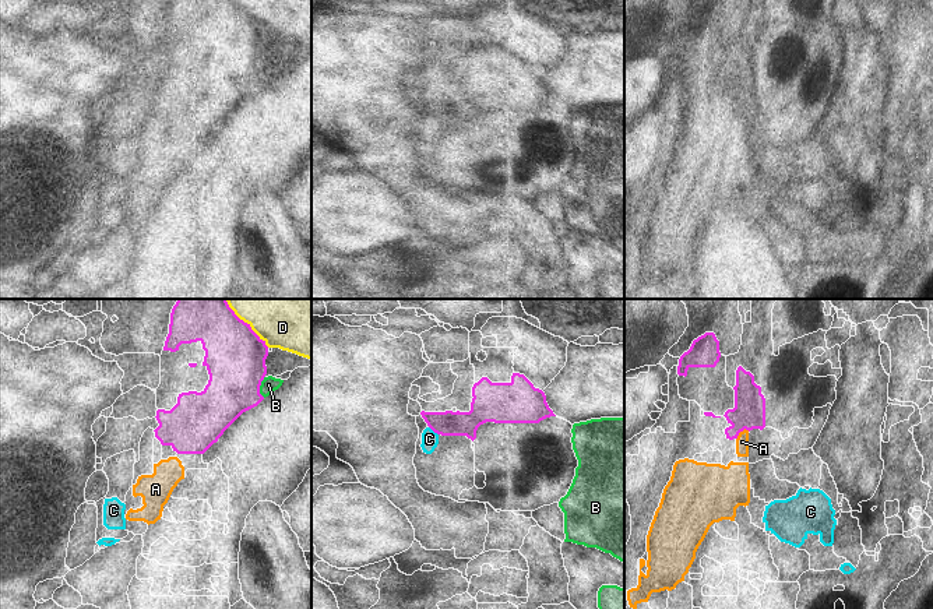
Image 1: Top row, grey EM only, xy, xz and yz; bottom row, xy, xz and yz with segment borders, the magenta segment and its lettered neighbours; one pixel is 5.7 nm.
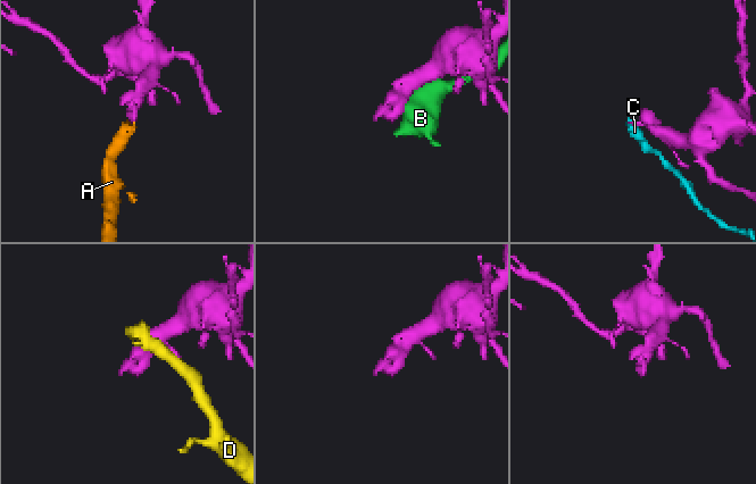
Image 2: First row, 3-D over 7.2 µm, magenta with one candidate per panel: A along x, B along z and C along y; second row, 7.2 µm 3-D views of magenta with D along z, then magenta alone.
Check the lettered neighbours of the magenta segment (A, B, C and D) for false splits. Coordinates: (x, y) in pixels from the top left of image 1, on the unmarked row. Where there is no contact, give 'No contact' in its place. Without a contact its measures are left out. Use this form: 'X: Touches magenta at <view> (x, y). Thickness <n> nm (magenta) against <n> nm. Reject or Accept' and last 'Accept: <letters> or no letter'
A: Touches magenta at yz (740, 118). Thickness 190 nm (magenta) against 80 nm. Accept
B: Touches magenta at xy (259, 74). Thickness 360 nm (magenta) against 90 nm. Reject
C: Touches magenta at xz (433, 118). Thickness 140 nm (magenta) against 100 nm. Reject
D: Touches magenta at xy (250, 16). Thickness 360 nm (magenta) against 220 nm. Reject
Accept: A

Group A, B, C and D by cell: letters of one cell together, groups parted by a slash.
A / B / C / D

